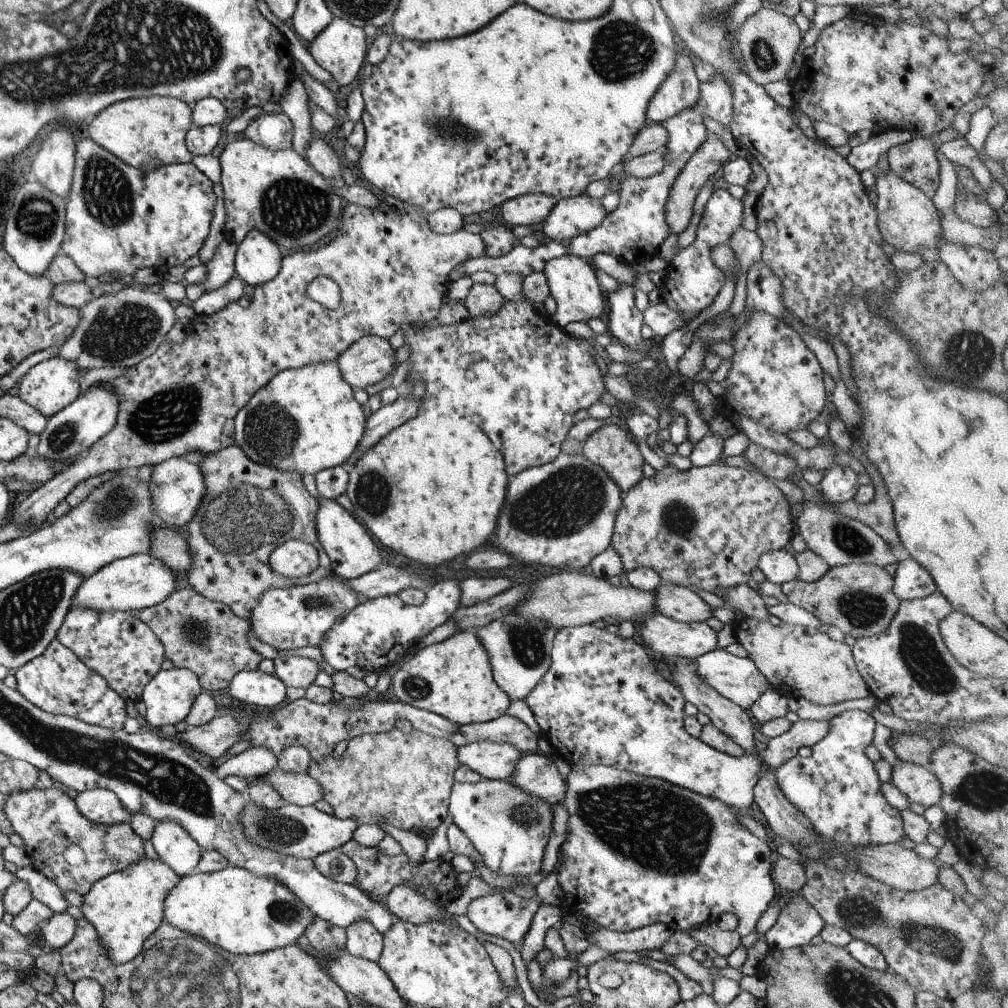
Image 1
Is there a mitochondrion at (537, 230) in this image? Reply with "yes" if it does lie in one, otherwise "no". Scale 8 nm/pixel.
no

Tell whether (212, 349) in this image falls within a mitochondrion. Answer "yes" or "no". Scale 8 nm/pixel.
no

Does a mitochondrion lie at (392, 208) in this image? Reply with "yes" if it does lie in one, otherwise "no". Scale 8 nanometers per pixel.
no

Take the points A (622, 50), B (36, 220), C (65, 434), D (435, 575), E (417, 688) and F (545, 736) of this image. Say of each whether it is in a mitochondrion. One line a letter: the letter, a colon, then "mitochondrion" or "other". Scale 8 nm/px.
A: mitochondrion
B: mitochondrion
C: mitochondrion
D: other
E: mitochondrion
F: other

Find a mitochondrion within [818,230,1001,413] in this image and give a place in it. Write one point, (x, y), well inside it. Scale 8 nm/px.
(969, 355)

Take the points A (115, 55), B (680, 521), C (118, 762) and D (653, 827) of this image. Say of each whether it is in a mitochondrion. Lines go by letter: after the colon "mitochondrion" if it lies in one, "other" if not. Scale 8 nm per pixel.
A: mitochondrion
B: mitochondrion
C: mitochondrion
D: mitochondrion

